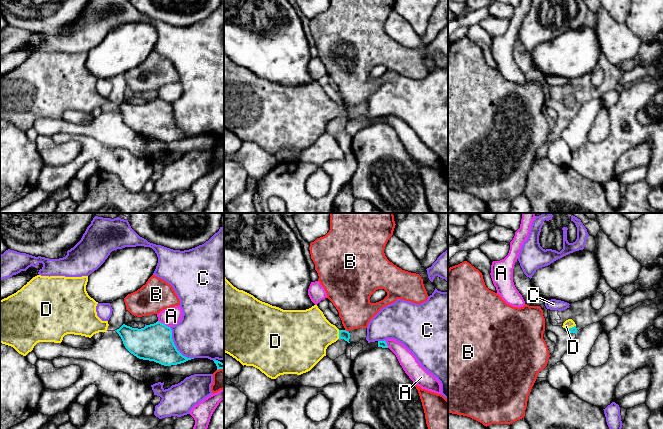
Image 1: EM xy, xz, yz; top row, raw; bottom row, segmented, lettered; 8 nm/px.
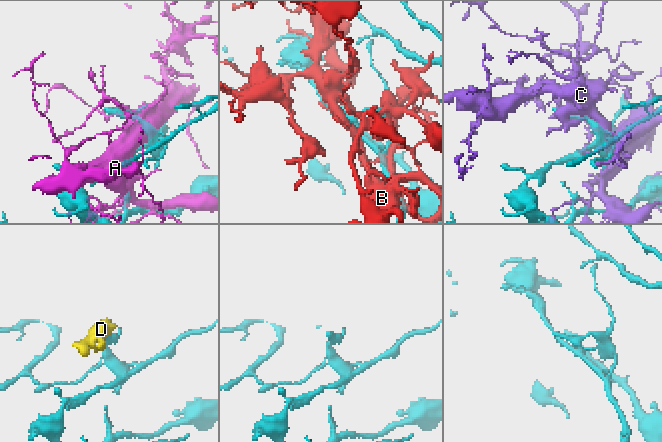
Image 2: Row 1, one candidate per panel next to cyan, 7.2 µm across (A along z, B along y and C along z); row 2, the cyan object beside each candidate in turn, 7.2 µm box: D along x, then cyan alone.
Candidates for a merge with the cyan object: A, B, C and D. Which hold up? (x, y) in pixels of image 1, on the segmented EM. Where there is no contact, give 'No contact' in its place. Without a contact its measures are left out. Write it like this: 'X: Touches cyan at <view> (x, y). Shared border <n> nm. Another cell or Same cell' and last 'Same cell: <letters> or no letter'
A: Touches cyan at xy (164, 324). Shared border 110 nm. Another cell
B: Touches cyan at xz (347, 331). Shared border 40 nm. Another cell
C: Touches cyan at xy (175, 346). Shared border 320 nm. Another cell
D: Touches cyan at xz (339, 334). Shared border 70 nm. Same cell
Same cell: D

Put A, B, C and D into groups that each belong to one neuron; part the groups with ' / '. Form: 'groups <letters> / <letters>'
groups A / B / C / D

